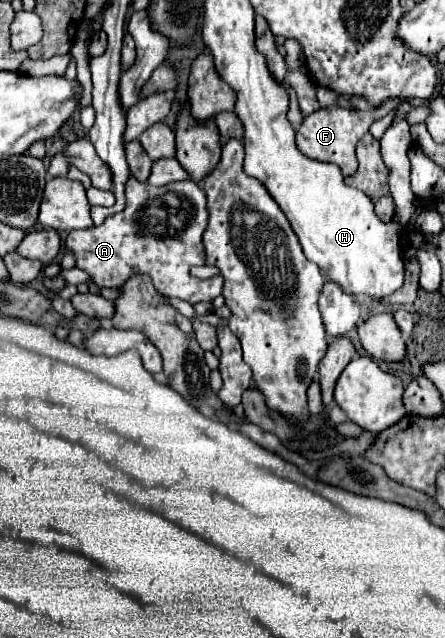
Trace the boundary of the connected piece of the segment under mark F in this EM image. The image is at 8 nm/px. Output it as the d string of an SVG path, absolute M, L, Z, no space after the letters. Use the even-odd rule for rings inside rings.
M386 99L380 107L370 109L370 111L356 111L356 109L342 109L342 107L322 107L316 113L304 117L298 133L296 133L296 145L298 149L316 161L326 161L326 163L334 163L342 169L342 175L352 175L358 167L356 161L356 143L362 139L364 133L369 132L372 121L382 119L384 115L388 115L390 111L394 111L398 107L398 99Z

